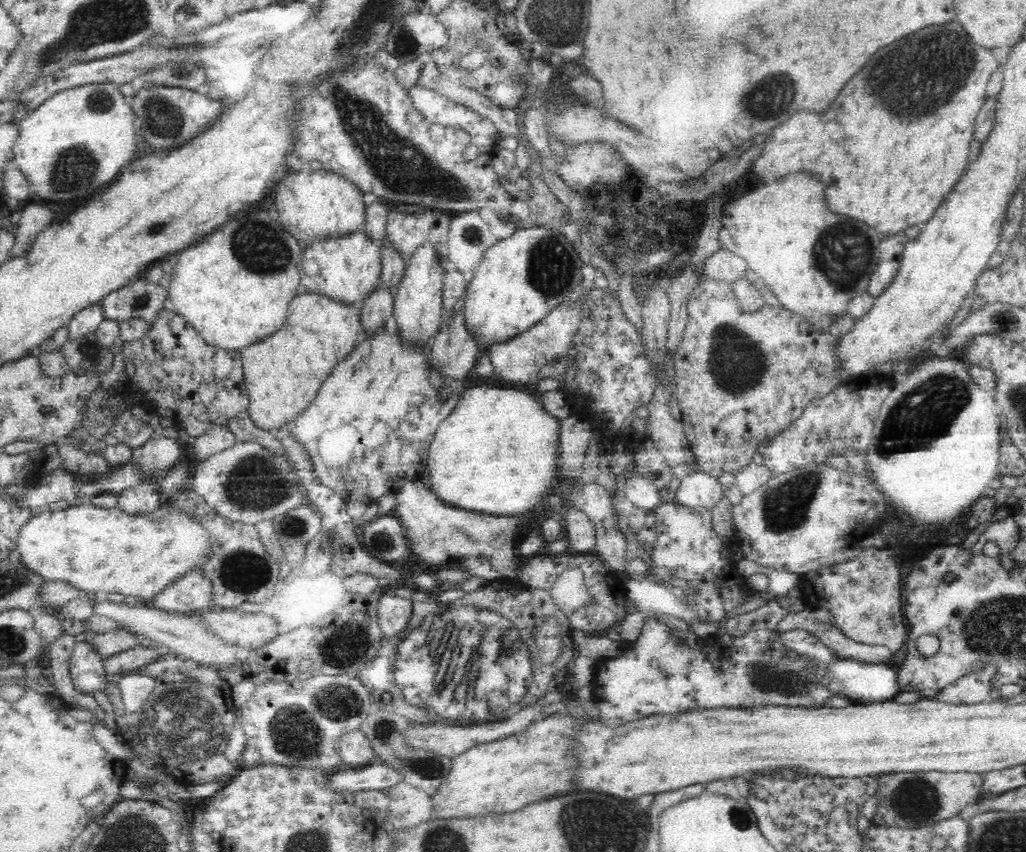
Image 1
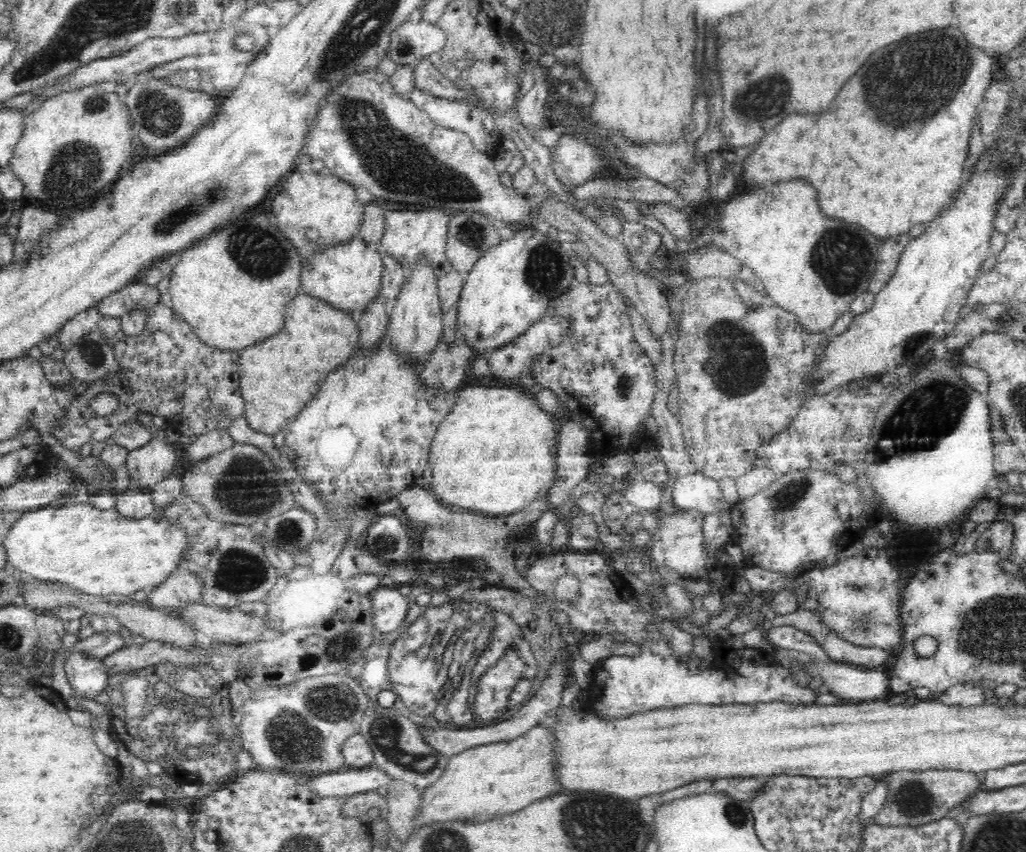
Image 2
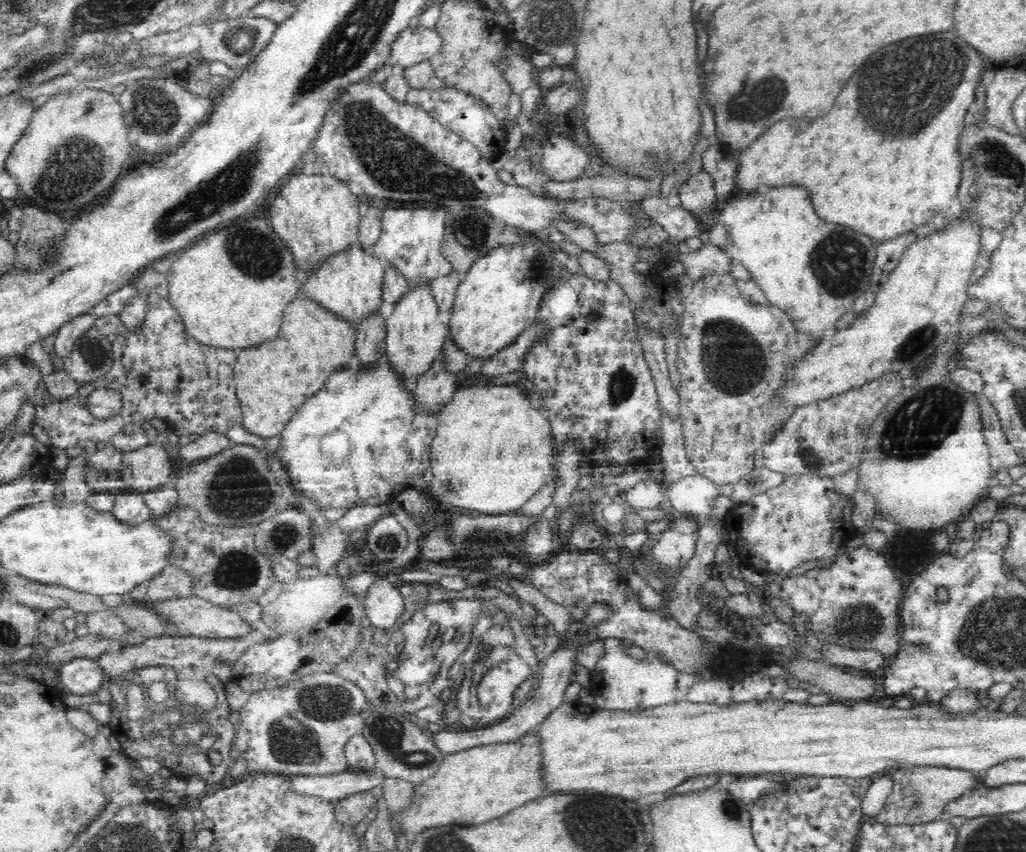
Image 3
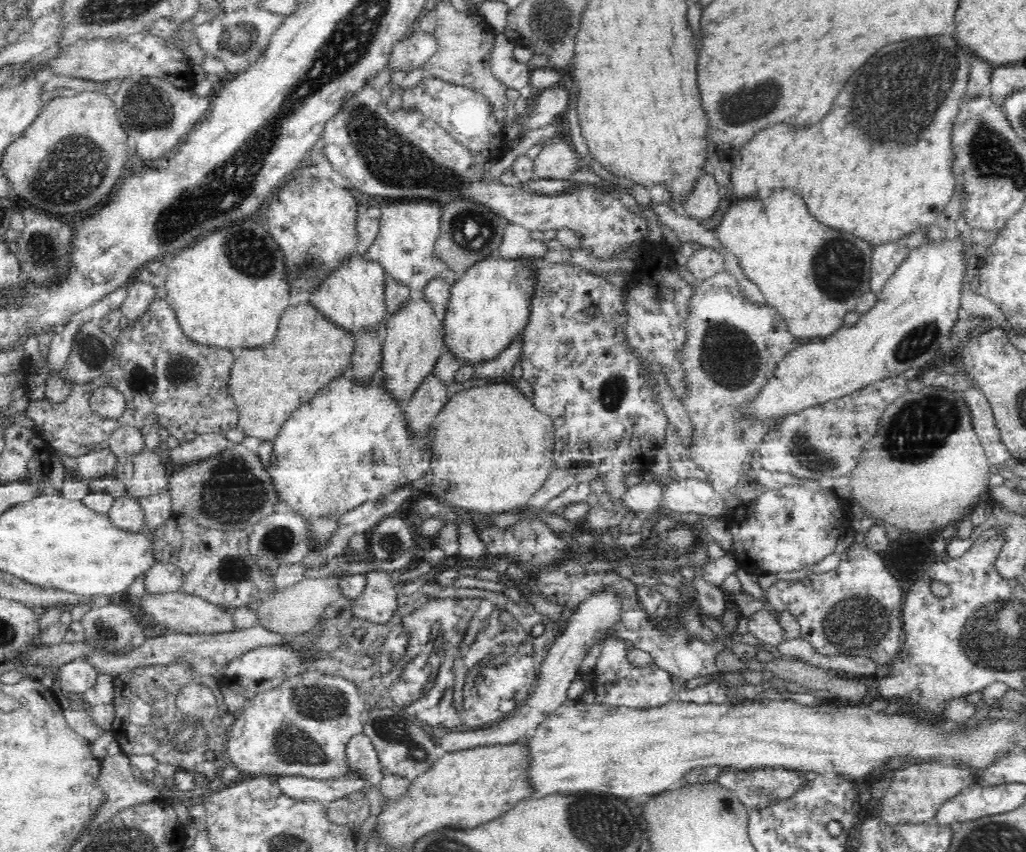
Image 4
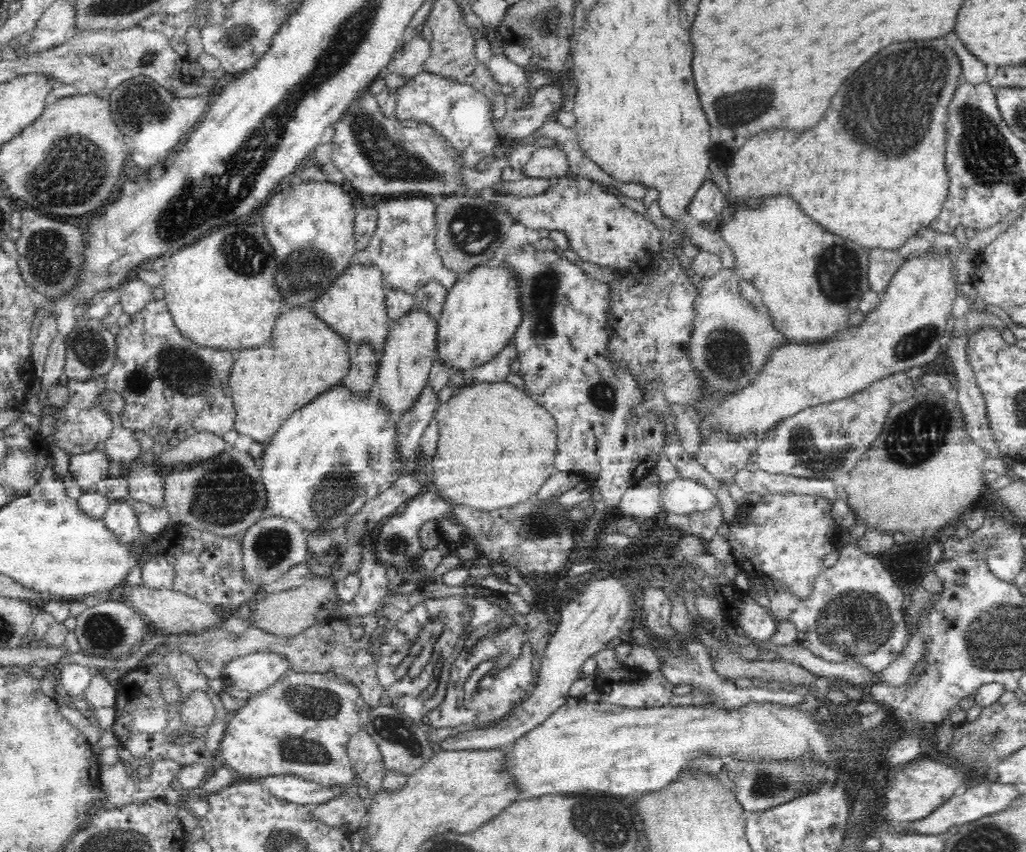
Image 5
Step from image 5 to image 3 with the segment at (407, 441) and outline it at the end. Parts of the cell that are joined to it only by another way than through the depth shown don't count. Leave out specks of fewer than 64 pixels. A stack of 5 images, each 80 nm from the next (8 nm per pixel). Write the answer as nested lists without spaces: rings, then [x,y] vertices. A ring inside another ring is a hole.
[[[442,350],[432,366],[417,377],[416,384],[417,408],[438,409],[453,398],[461,388],[463,378],[461,373],[452,374],[450,370],[446,370],[446,354]]]

